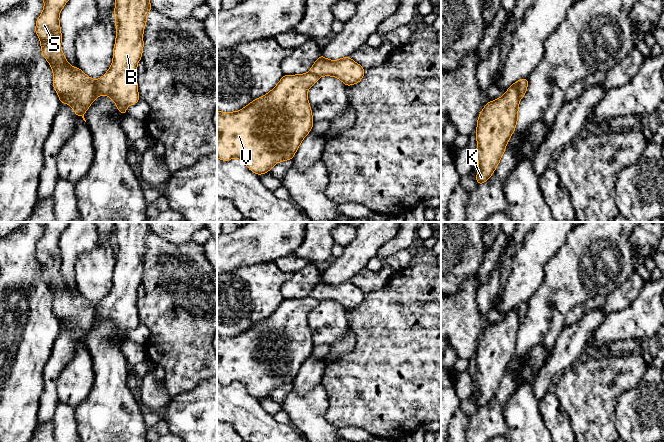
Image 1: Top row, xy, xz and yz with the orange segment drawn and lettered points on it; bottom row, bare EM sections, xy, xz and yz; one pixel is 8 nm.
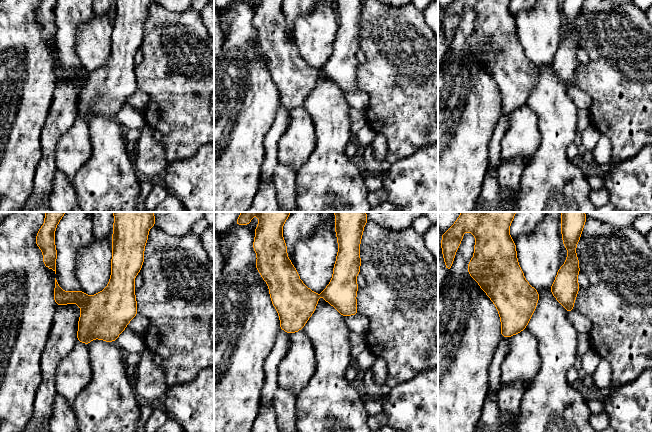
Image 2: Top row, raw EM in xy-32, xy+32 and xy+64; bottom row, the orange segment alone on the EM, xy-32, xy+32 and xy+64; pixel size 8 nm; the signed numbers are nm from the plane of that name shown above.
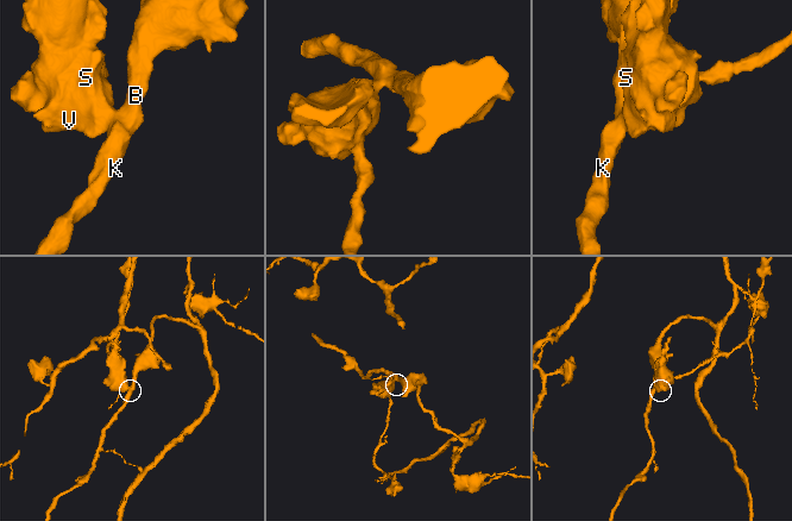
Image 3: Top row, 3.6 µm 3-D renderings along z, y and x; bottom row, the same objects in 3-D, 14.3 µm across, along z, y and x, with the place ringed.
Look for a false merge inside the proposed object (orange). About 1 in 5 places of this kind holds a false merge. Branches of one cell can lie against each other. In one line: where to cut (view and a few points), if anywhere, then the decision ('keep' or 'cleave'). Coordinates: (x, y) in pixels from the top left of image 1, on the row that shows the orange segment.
cut in xy along (96, 81), (94, 97), (81, 115); cleave

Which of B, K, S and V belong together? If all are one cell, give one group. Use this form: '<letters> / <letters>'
B K / S V

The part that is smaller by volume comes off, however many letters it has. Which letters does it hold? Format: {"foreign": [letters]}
{"foreign": ["S", "V"]}

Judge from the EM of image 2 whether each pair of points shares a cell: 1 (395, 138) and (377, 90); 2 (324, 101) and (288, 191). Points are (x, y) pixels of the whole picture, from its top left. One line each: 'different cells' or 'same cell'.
1: same cell
2: different cells

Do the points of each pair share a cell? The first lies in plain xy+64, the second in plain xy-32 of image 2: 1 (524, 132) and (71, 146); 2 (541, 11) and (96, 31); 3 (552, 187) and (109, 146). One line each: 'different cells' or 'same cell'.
1: same cell
2: same cell
3: same cell

